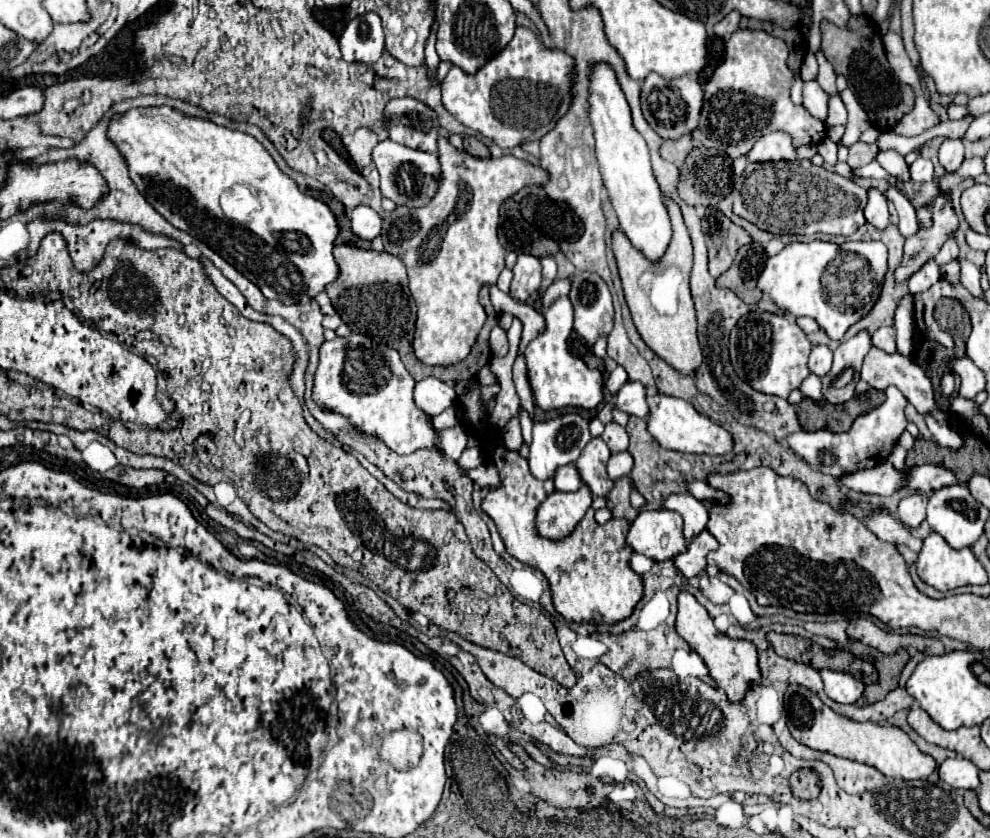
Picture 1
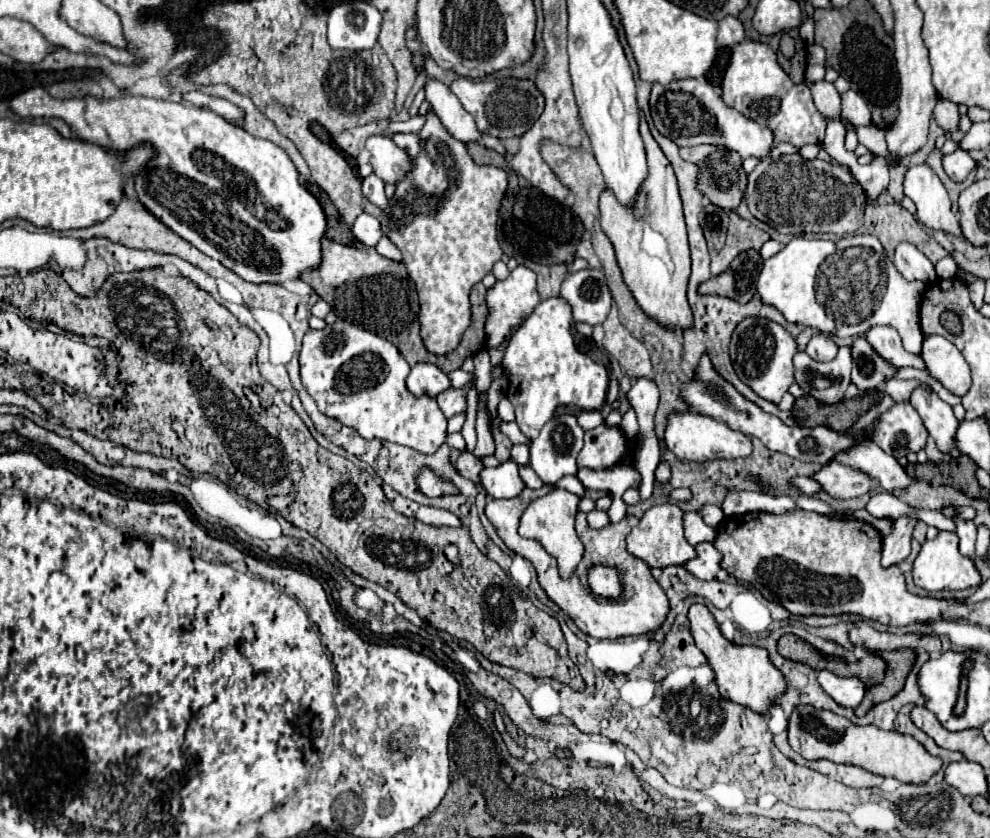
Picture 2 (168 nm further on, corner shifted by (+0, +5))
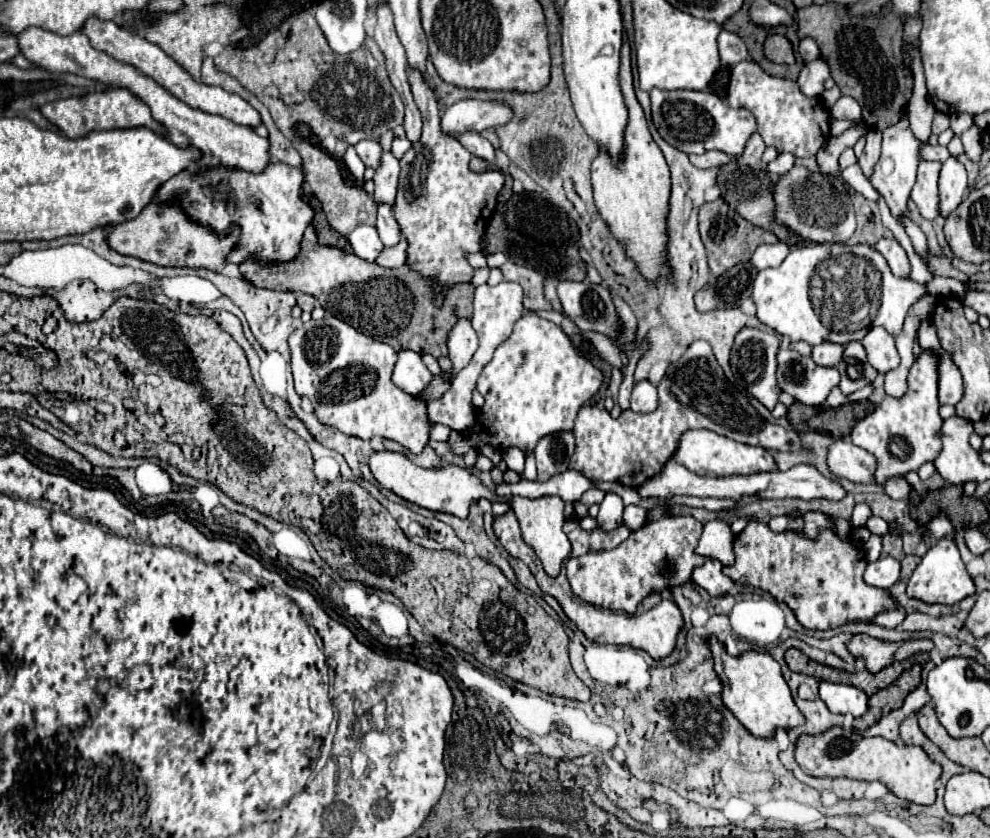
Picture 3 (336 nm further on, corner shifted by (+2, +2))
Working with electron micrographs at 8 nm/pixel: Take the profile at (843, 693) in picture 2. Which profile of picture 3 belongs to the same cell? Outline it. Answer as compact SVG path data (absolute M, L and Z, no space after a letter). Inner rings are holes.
M822 680L820 682L820 698L834 714L852 714L854 718L862 716L868 708L868 696L860 688L848 684L836 684Z

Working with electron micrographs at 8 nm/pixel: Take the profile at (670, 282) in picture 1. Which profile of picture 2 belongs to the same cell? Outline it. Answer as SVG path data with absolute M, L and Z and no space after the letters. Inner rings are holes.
M642 111L640 135L646 143L648 177L644 179L644 185L640 185L640 193L636 195L636 201L630 207L620 205L608 187L602 191L602 229L614 245L624 281L630 287L642 311L668 329L686 329L692 327L692 311L686 301L686 285L690 277L690 247L676 175L660 145L654 141Z

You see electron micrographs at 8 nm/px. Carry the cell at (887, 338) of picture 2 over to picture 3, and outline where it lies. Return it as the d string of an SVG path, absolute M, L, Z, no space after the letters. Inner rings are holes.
M870 328L870 332L862 338L862 346L866 348L868 362L882 374L898 368L900 356L894 346L894 336L884 328Z

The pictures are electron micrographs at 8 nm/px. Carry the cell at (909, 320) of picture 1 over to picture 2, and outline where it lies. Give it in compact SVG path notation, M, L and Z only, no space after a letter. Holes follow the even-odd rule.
M856 235L852 239L842 239L836 243L828 239L794 237L780 253L764 261L756 289L762 303L776 307L786 317L788 323L806 325L836 337L854 337L868 331L874 325L890 325L898 331L906 351L914 355L922 351L924 333L920 329L920 303L922 303L920 297L924 295L924 285L922 281L914 281L914 283L906 281L884 253L880 241L872 235ZM828 257L834 257L834 265L826 265Z

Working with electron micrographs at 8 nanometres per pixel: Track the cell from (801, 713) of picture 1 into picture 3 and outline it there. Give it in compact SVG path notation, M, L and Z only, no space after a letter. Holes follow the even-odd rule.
M832 726L820 734L800 734L796 742L796 762L810 776L846 776L854 780L878 780L886 784L898 798L932 804L936 800L936 780L942 766L932 762L920 746L896 744L886 738L852 738L852 732Z

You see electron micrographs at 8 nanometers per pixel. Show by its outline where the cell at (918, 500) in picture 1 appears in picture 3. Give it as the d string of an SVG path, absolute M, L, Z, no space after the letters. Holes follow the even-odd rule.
M884 556L884 558L878 558L876 562L870 562L864 572L866 584L886 588L886 590L898 578L900 578L900 560L896 560L894 556Z

